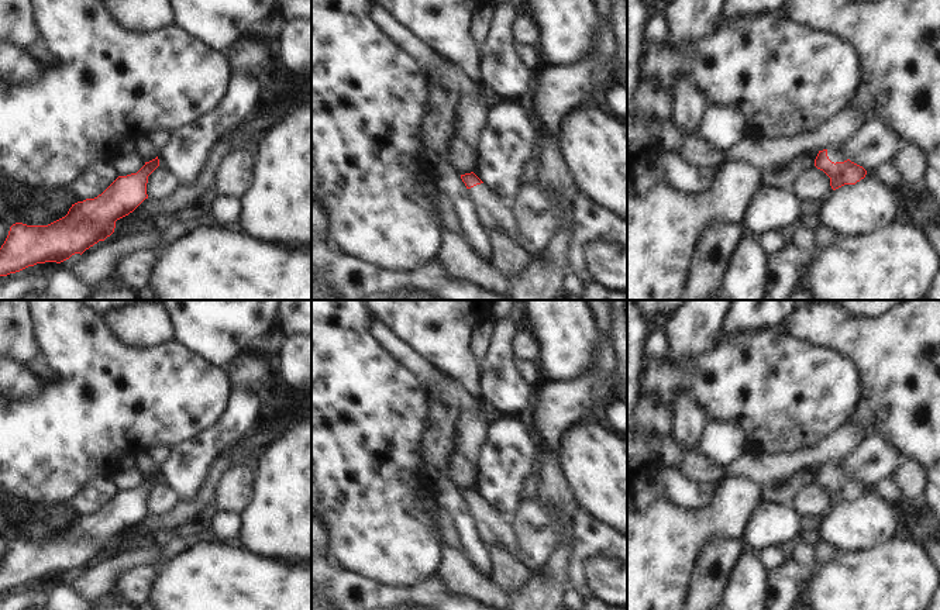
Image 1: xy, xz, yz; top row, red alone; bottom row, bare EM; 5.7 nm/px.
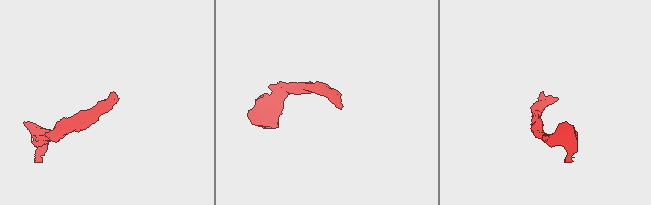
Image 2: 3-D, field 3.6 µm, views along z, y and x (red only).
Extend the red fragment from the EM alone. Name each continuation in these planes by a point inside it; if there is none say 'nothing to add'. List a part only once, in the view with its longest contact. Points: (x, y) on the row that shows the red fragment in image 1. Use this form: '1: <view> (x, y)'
1: yz (836, 154)

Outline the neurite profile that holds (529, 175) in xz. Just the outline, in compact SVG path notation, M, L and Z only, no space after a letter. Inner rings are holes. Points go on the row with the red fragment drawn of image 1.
M530 158L524 165L520 175L520 183L521 185L530 185L537 182L538 176L538 158Z

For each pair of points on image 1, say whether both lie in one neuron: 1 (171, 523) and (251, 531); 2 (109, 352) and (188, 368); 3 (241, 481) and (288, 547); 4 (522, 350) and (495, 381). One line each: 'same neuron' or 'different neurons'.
1: different neurons
2: same neuron
3: different neurons
4: different neurons

